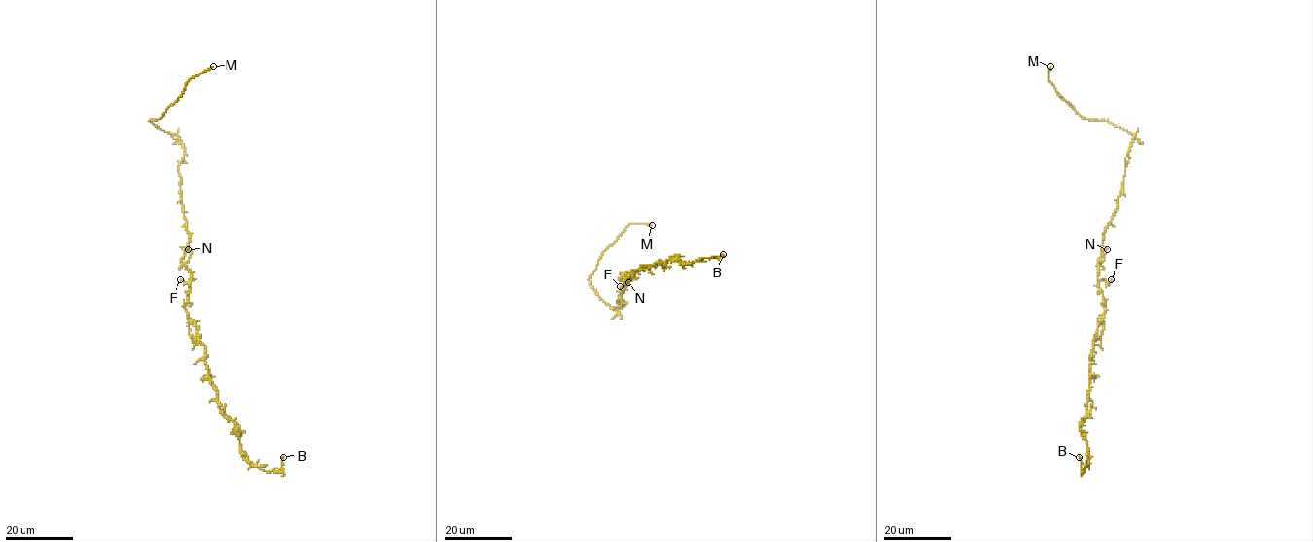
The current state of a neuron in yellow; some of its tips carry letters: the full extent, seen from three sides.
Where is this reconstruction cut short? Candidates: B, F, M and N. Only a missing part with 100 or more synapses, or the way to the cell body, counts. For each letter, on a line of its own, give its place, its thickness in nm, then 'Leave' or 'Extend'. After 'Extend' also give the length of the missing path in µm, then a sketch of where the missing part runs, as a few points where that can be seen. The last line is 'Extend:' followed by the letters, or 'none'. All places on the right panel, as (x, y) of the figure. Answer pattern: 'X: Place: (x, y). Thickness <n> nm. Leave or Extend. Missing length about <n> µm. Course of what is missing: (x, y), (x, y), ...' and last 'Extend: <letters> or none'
B: Place: (1079, 457). Thickness 160 nm. Leave
F: Place: (1111, 279). Thickness 120 nm. Leave
M: Place: (1050, 66). Thickness 160 nm. Extend. Missing length about 7 µm
N: Place: (1107, 249). Thickness 90 nm. Leave
Extend: M

